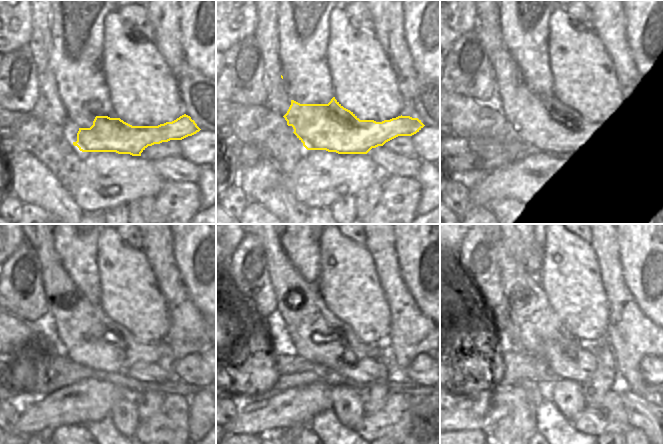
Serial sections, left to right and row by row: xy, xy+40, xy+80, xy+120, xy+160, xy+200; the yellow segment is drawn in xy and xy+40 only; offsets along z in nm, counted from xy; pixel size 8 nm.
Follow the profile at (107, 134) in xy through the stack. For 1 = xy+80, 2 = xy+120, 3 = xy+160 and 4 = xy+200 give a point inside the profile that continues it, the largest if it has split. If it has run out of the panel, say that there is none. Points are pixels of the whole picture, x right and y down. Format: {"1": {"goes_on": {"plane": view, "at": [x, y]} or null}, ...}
{"1": {"goes_on": {"plane": "xy+80", "at": [543, 122]}}, "2": {"goes_on": {"plane": "xy+120", "at": [91, 338]}}, "3": {"goes_on": {"plane": "xy+160", "at": [317, 334]}}, "4": {"goes_on": {"plane": "xy+200", "at": [539, 326]}}}

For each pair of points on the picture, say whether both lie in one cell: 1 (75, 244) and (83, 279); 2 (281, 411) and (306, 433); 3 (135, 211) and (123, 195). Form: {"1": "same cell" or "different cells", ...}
{"1": "same cell", "2": "different cells", "3": "different cells"}

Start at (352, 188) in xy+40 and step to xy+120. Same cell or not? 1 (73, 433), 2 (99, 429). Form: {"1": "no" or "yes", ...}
{"1": "no", "2": "no"}

